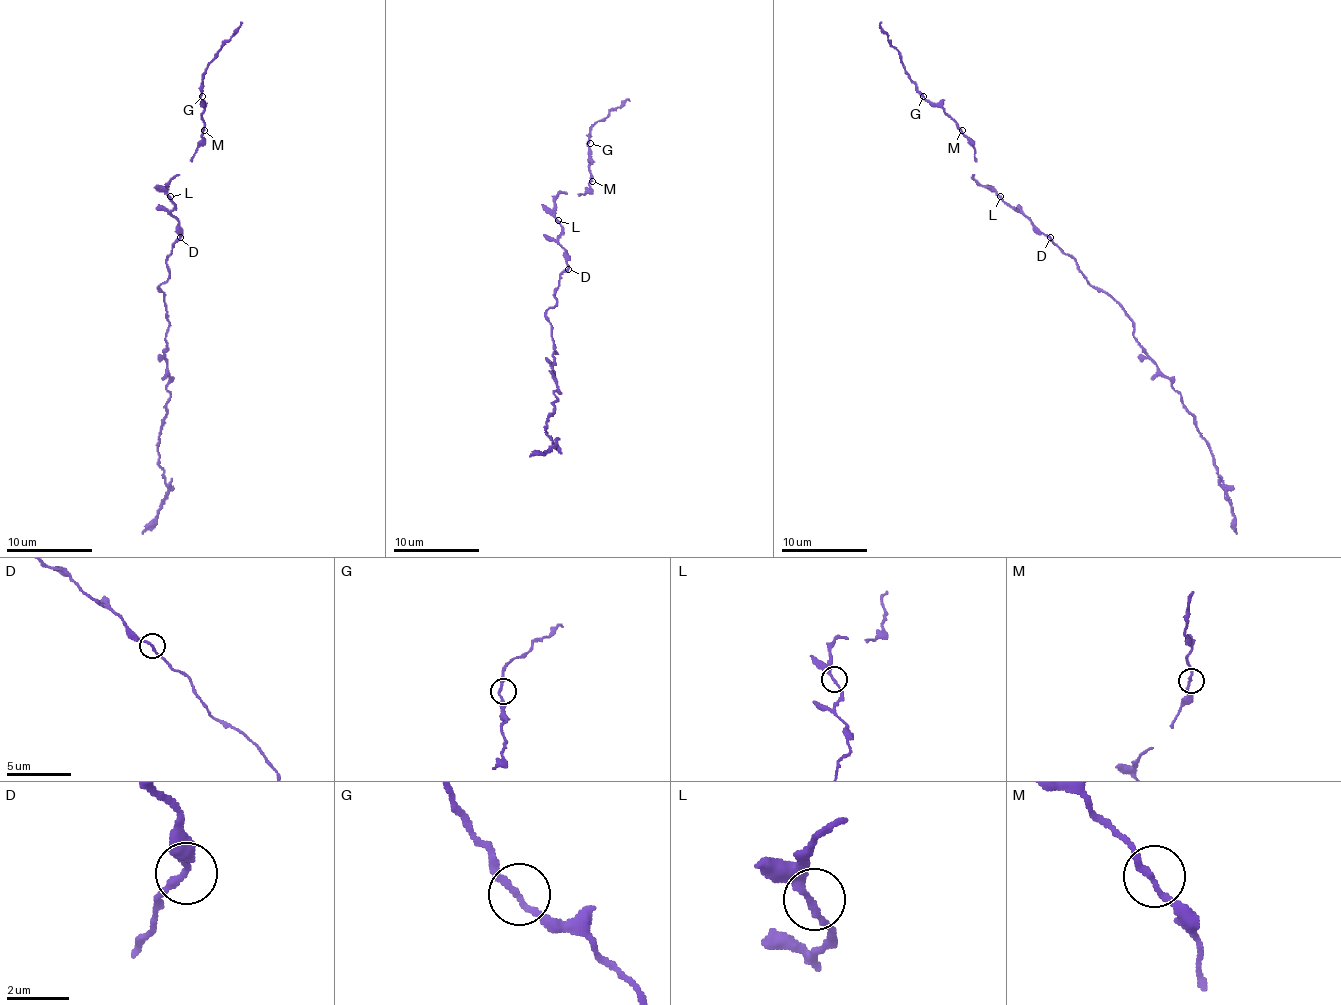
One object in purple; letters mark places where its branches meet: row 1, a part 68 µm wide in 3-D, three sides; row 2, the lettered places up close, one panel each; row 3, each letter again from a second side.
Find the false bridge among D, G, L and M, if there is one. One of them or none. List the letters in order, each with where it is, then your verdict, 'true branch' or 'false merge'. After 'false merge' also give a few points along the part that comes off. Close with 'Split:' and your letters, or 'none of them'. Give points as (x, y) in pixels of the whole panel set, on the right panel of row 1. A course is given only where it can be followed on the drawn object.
D: (1050, 237) | false merge | (1049, 237), (1075, 260), (1084, 278), (1107, 292), (1133, 322), (1135, 342), (1180, 395), (1218, 472), (1238, 534)
G: (923, 96) | true branch
L: (1000, 196) | true branch
M: (962, 130) | true branch
Split: D

